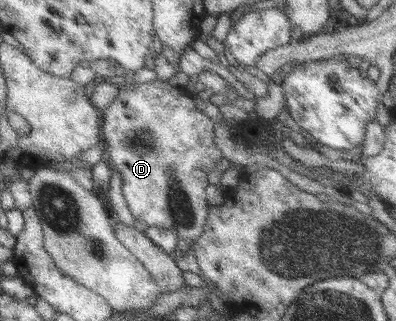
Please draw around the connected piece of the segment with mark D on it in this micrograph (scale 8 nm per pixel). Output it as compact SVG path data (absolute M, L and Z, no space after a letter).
M154 80L132 84L117 92L112 104L99 113L100 144L104 147L102 159L108 161L110 171L116 170L120 174L121 194L132 217L142 221L146 227L171 229L177 239L190 243L202 233L210 205L204 198L207 173L222 159L222 155L212 140L215 122L202 115L190 97L180 95L180 90L167 82Z

